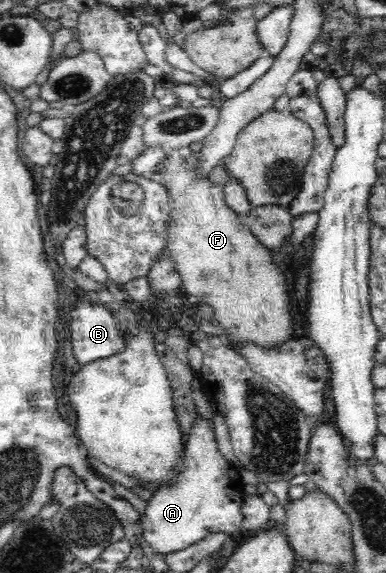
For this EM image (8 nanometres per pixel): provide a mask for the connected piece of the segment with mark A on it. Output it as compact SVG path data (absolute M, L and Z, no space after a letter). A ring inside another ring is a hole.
M198 414L191 432L188 433L185 442L185 466L182 468L182 476L173 487L166 487L153 494L148 500L142 523L142 540L144 544L152 548L152 553L168 555L189 548L192 543L202 540L210 532L224 532L228 536L236 537L242 529L242 505L244 502L244 482L238 474L238 470L231 462L227 462L218 450L218 444L214 434L214 424Z

